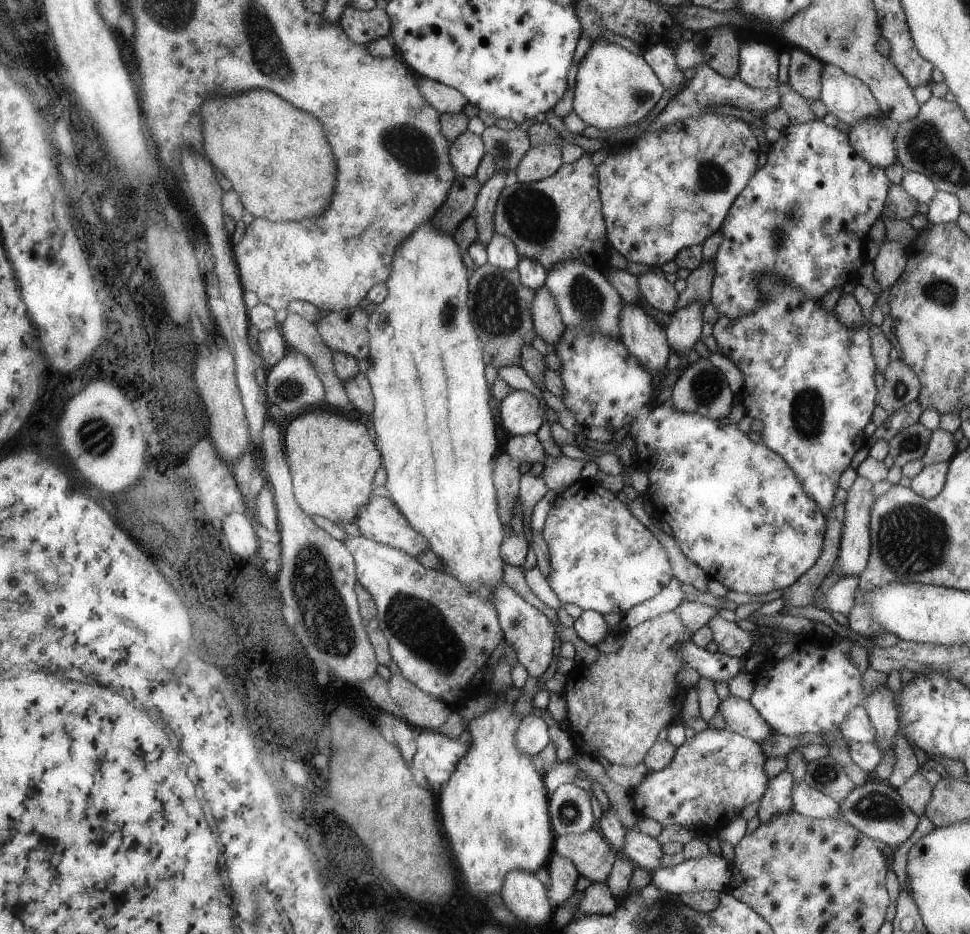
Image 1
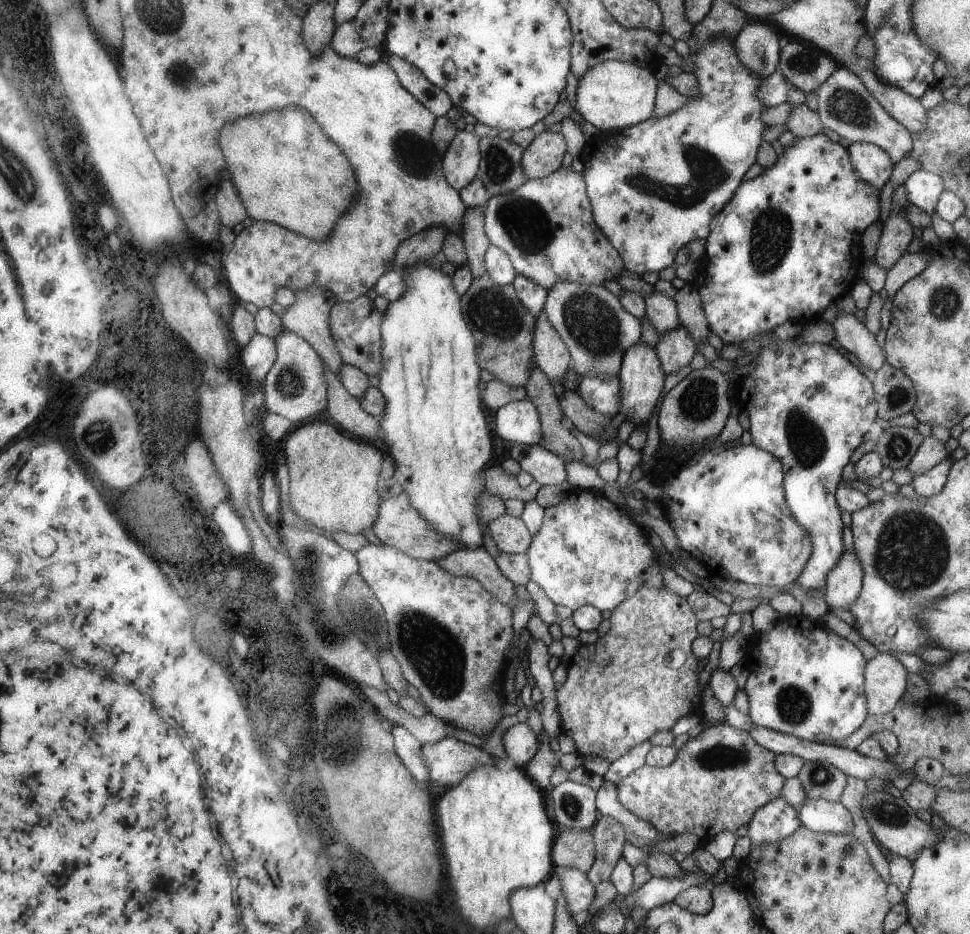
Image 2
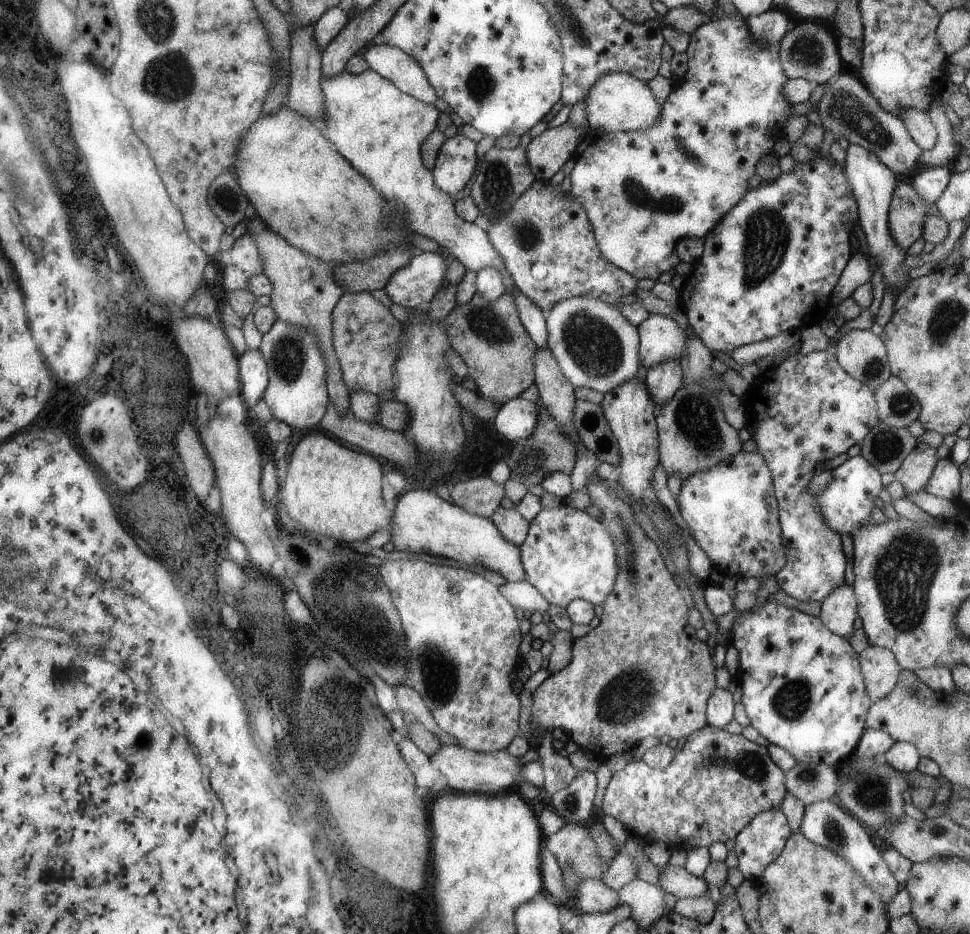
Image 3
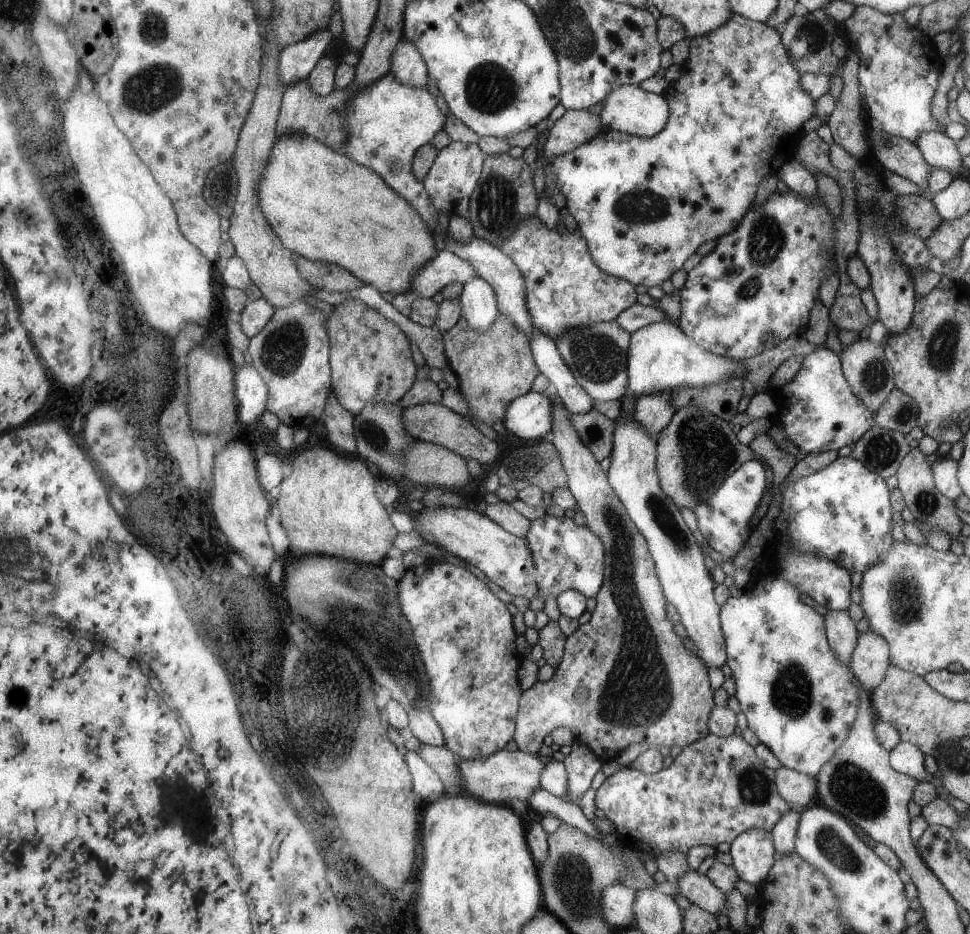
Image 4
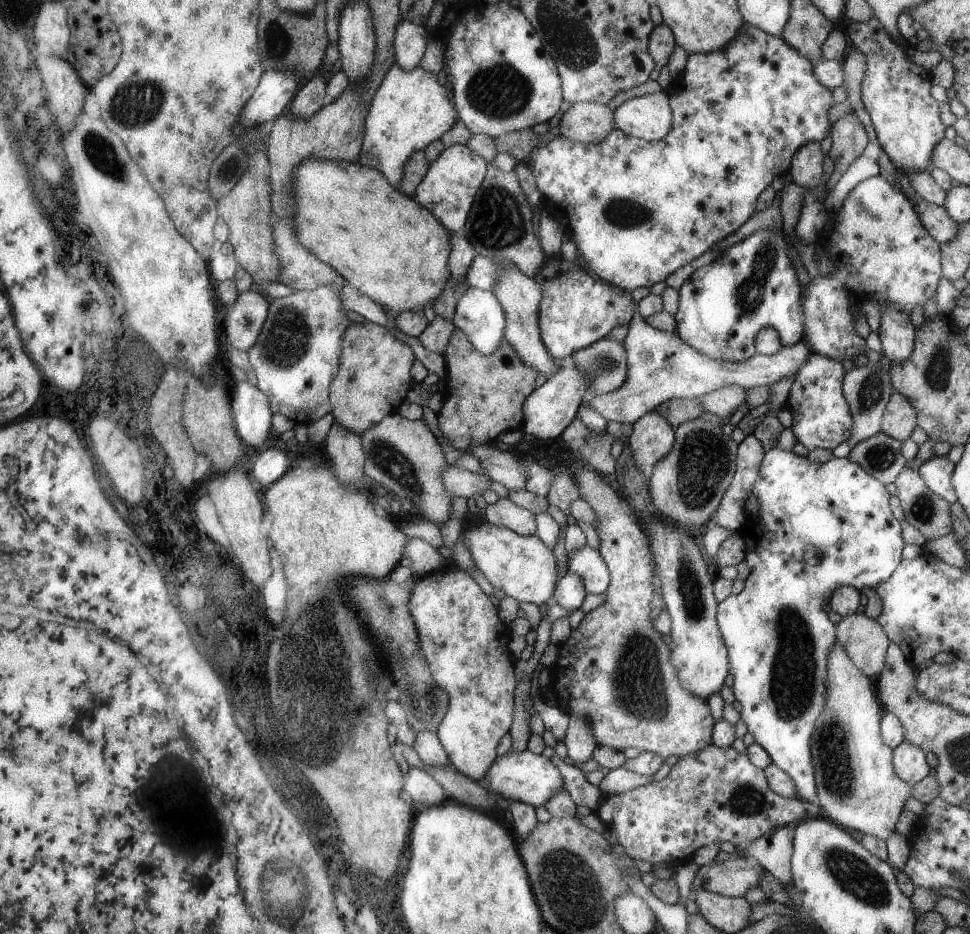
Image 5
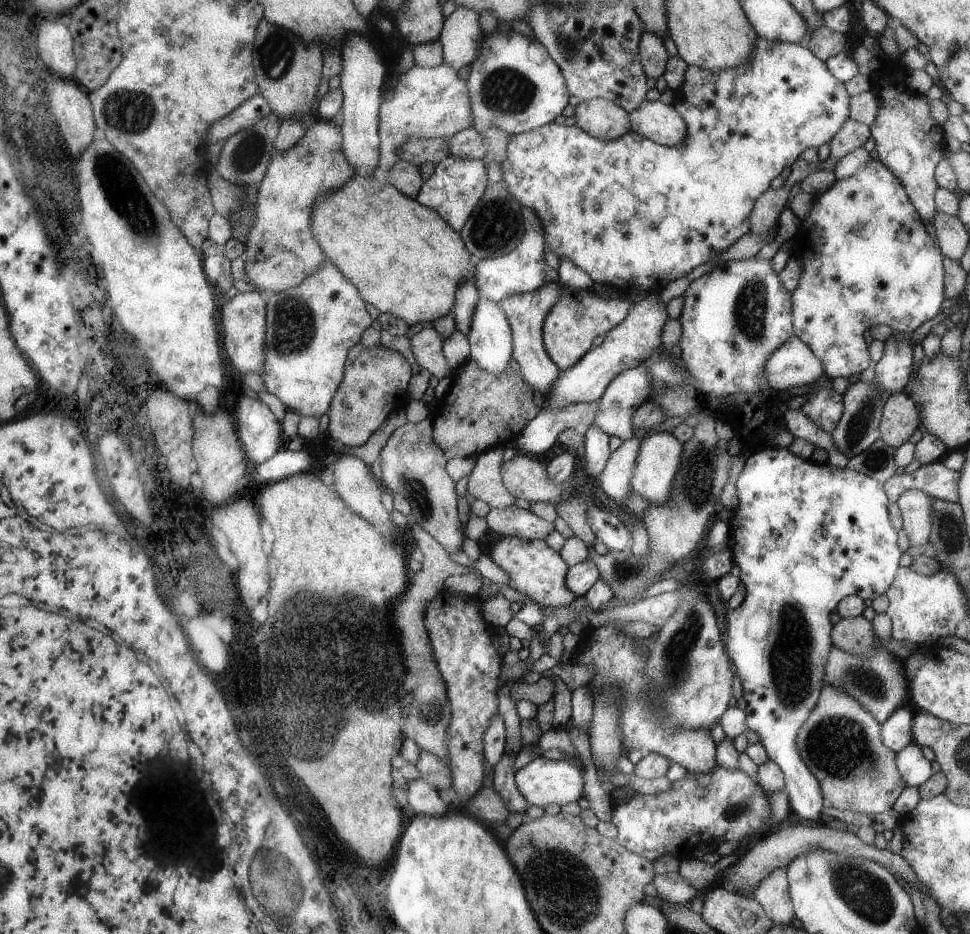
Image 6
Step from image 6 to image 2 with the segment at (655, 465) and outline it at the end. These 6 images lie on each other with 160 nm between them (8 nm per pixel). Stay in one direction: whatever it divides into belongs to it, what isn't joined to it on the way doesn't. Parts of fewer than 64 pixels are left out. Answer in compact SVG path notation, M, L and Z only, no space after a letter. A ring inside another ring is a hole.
M682 324L660 335L655 348L667 375L689 365L694 354L699 352L697 342Z

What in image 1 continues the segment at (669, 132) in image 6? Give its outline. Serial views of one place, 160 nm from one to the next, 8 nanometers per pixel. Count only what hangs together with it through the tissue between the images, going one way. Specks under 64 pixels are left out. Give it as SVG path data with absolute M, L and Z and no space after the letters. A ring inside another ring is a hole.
M606 42L596 43L586 52L573 81L573 113L587 125L601 131L636 125L658 104L665 89L642 56Z

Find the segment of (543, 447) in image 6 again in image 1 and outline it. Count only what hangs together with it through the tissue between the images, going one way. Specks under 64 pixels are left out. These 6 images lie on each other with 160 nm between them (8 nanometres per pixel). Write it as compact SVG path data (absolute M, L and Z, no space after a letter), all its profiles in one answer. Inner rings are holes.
M661 271L646 272L637 277L639 292L656 310L672 315L677 310L679 293Z

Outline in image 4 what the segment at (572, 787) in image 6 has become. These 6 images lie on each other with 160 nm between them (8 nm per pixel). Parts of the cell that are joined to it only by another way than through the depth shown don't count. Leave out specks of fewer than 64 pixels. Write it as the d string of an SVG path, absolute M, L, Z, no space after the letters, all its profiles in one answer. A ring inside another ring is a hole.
M503 748L486 759L462 759L457 768L460 770L461 780L464 781L461 784L463 793L487 803L506 805L514 799L528 800L534 791L540 789L545 764L537 754Z

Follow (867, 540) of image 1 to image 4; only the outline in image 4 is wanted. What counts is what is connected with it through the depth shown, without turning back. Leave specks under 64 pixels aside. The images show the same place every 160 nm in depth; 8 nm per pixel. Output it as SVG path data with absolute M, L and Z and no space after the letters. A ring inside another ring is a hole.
M848 609L827 611L823 617L829 647L840 661L849 666L859 637L857 623L850 617Z

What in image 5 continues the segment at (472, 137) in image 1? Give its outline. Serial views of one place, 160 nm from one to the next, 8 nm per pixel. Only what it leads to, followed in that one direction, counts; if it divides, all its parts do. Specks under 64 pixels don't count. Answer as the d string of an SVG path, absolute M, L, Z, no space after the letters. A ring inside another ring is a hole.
M458 143L446 147L436 160L429 164L424 178L415 188L413 199L430 209L444 228L452 230L452 234L463 236L464 225L475 194L486 176L488 163L485 157L478 156L468 144Z

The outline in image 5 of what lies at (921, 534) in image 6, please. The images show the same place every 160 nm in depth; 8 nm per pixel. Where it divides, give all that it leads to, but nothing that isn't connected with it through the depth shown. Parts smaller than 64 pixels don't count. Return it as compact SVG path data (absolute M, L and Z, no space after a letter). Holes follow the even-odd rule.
M904 467L894 484L905 512L904 519L918 528L926 539L937 539L953 532L950 504L926 486L919 470Z

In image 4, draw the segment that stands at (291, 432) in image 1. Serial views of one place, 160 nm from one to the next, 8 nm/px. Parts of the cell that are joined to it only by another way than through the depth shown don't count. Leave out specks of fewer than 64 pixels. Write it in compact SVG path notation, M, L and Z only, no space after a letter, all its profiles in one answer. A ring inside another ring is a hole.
M312 446L298 454L292 464L292 474L280 484L278 496L281 525L287 530L287 537L290 538L290 550L298 556L326 555L355 563L382 565L384 556L392 542L395 542L398 532L390 524L390 516L374 492L376 478L362 459L349 458L326 446Z

